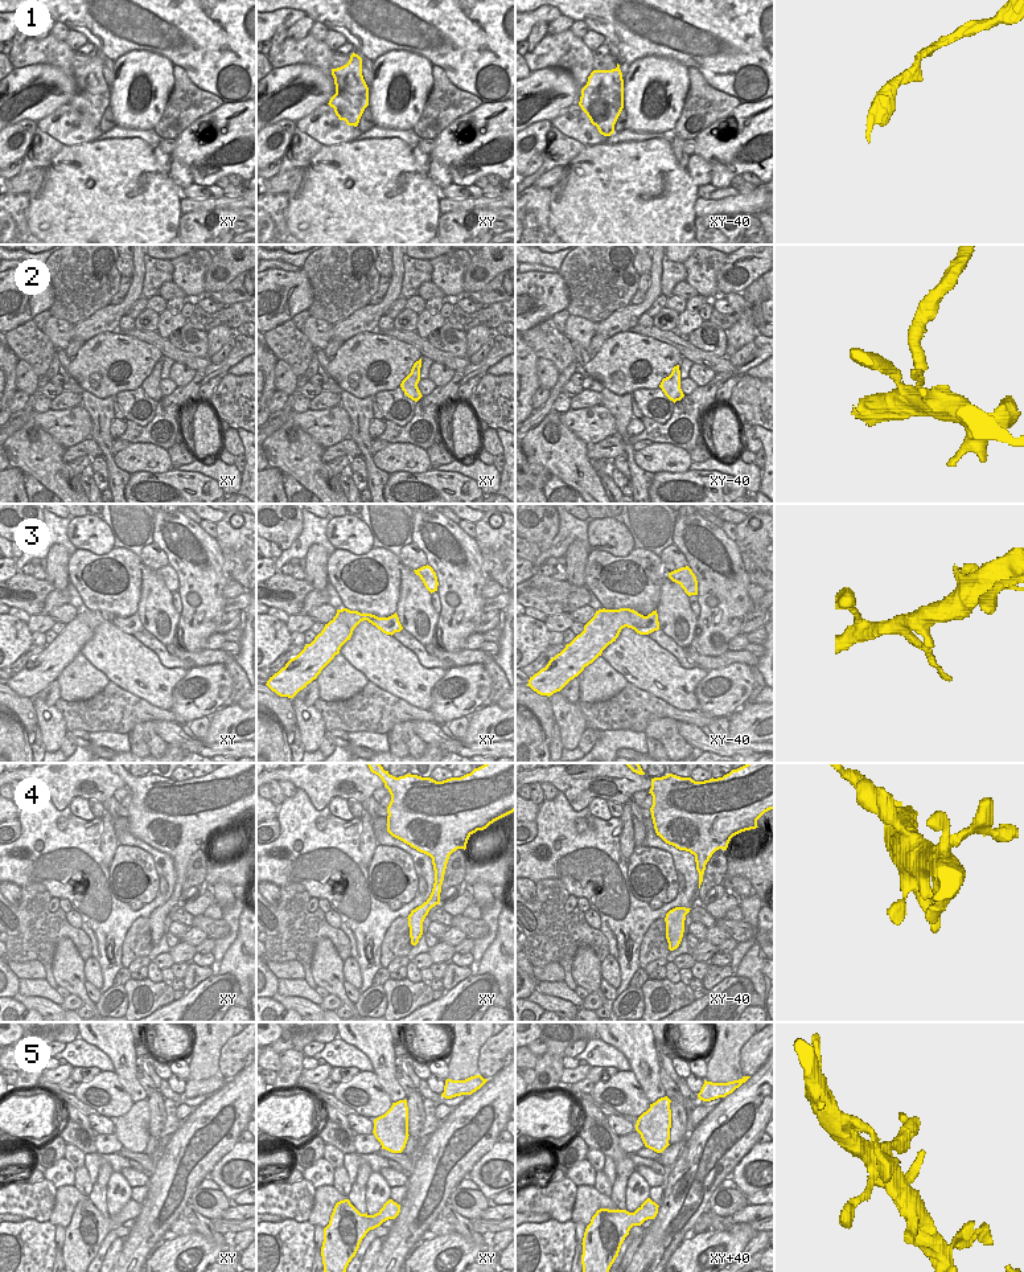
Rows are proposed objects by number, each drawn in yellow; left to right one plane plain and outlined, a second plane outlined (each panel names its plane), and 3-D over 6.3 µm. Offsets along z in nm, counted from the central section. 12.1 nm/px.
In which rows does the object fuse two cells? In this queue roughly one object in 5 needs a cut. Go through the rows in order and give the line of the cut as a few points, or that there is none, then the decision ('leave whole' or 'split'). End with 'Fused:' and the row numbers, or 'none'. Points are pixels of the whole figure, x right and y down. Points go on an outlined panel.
1: no cut; leave whole
2: cut in xy along (419, 378), (408, 376), (402, 382); split
3: no cut; leave whole
4: no cut; leave whole
5: no cut; leave whole
Fused: 2

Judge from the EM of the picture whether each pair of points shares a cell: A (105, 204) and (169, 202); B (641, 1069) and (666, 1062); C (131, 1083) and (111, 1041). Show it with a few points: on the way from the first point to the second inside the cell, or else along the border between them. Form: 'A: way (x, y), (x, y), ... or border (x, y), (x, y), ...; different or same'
A: way (120, 204), (153, 204); same
B: border (658, 1055), (661, 1066); different
C: way (128, 1073), (127, 1057), (122, 1051); same

